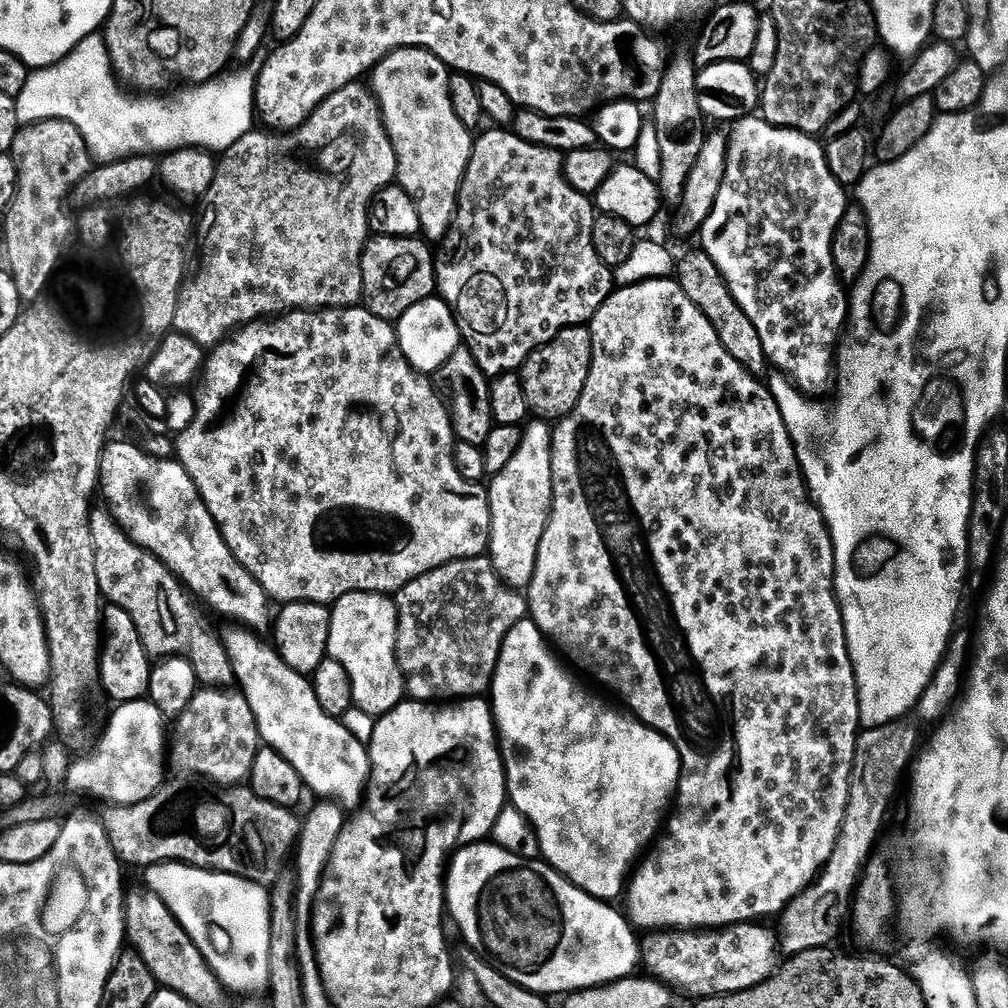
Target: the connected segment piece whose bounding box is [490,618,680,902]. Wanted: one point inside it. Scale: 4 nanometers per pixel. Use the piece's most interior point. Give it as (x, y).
(593, 784)

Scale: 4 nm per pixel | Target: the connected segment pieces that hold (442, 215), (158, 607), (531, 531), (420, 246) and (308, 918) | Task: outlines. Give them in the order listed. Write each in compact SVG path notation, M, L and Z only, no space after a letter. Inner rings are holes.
M399 48L372 69L370 87L380 103L384 125L394 146L396 180L400 188L410 194L414 210L418 210L421 233L429 241L438 242L447 235L452 219L456 216L456 198L460 193L460 183L466 174L474 143L473 133L462 126L462 122L458 122L454 106L450 106L450 69L424 48Z
M93 515L91 521L92 541L94 542L94 571L98 574L101 597L109 604L122 606L122 610L126 610L130 614L130 618L134 618L134 626L138 626L138 638L142 638L142 646L148 651L149 657L180 657L193 667L197 681L205 689L231 689L236 675L232 669L230 658L226 654L223 643L217 637L215 640L208 633L207 626L200 621L199 614L192 609L192 604L188 601L186 596L188 594L182 587L181 581L173 576L172 571L157 556L153 556L151 552L140 548L134 541L129 539L120 530L120 527L114 523L110 515Z
M532 422L523 429L523 433L524 437L518 446L518 454L514 454L514 458L506 462L502 471L491 477L492 484L487 485L490 518L492 519L487 555L501 580L513 590L527 589L528 583L534 578L534 566L538 562L538 546L542 542L542 534L546 534L546 526L552 516L553 429L547 423Z
M373 235L365 244L360 259L363 307L369 308L378 318L396 322L402 314L406 314L406 310L410 310L410 306L418 306L418 302L433 299L437 291L436 261L433 249L427 246L420 238Z
M320 800L308 814L305 822L300 826L296 840L296 853L298 852L297 889L296 889L296 922L298 925L298 950L296 956L299 958L301 976L305 981L308 972L312 972L312 980L316 980L316 988L325 992L325 983L322 982L322 970L319 965L319 941L317 940L318 929L312 923L311 909L316 894L320 889L324 871L327 868L329 856L332 853L334 842L346 823L345 809L334 800Z

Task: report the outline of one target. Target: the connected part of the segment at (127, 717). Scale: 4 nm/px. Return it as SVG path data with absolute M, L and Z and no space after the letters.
M148 698L131 700L115 710L116 717L109 722L104 741L102 736L100 746L98 744L91 753L92 760L74 765L68 772L68 780L78 791L102 796L113 805L137 804L150 798L166 779L166 717Z

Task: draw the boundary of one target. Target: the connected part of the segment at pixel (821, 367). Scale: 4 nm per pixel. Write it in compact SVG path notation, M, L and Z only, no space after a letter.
M763 118L738 120L731 125L731 128L732 133L726 136L727 156L725 158L724 178L709 217L706 218L705 224L699 228L699 247L706 254L710 254L710 258L714 258L714 262L718 266L718 270L722 270L738 306L742 306L746 318L750 318L750 322L754 322L754 330L758 330L758 338L762 338L762 346L767 361L771 365L772 363L777 364L780 367L777 369L793 381L802 392L814 394L826 387L827 384L829 387L830 381L833 379L834 349L841 343L842 333L850 320L850 296L841 281L840 275L836 272L834 254L832 253L832 239L836 233L838 222L842 222L842 214L848 208L850 197L844 193L847 192L845 185L838 183L834 174L830 174L830 166L826 162L826 154L824 153L825 145L819 144L816 141L819 139L815 135L807 132L795 132L789 128L779 128Z

